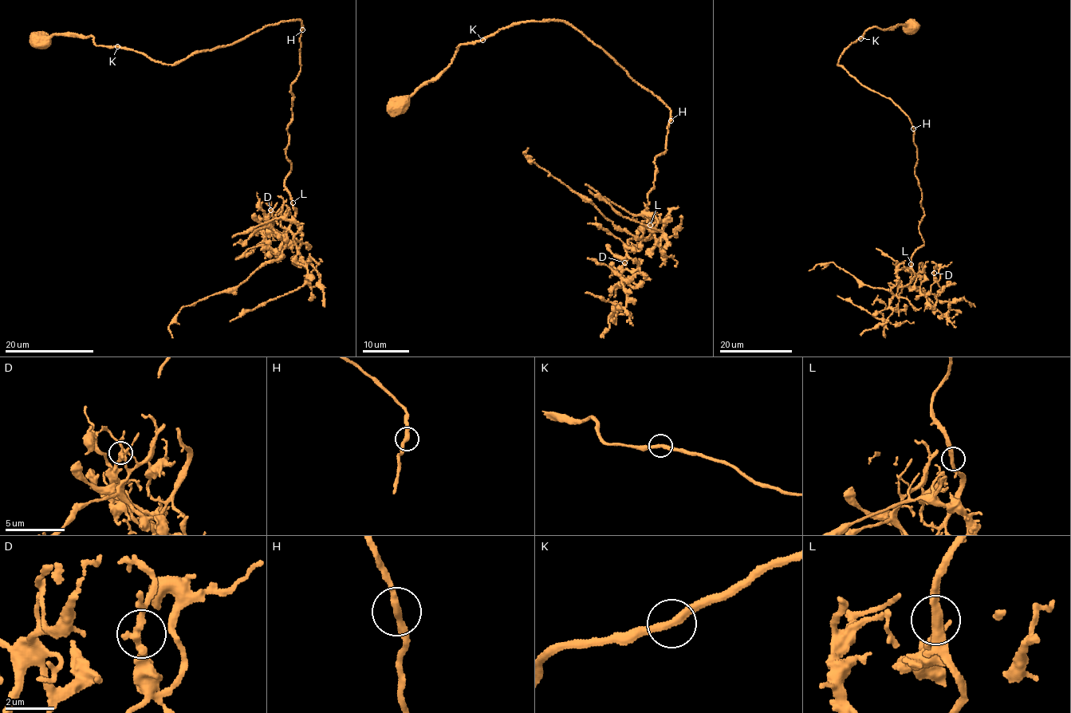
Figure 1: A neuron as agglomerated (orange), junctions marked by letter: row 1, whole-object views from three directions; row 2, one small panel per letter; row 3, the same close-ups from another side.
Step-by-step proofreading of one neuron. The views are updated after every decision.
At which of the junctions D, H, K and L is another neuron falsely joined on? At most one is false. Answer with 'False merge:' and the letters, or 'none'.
False merge: none

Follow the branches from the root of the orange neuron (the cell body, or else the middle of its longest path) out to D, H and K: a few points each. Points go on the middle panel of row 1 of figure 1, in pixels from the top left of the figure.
D: (666, 149), (654, 161), (643, 222), (652, 238), (625, 250), (638, 267), (624, 262)
H: (666, 149), (668, 123), (671, 120)
K: (666, 149), (668, 108), (601, 48), (570, 25), (551, 20), (513, 23), (482, 40)

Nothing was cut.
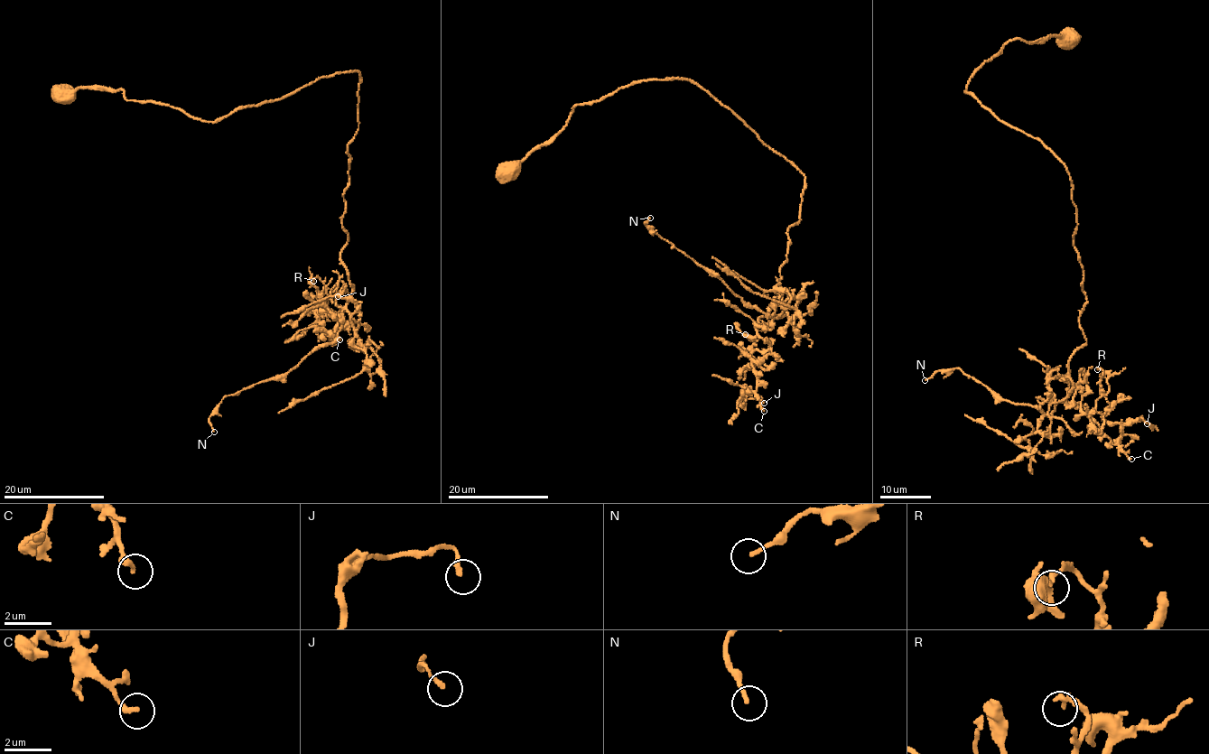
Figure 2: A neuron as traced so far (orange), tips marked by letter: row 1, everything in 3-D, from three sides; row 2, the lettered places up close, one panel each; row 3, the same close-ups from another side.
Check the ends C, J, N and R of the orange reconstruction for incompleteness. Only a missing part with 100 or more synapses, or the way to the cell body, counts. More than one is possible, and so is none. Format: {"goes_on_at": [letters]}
{"goes_on_at": []}

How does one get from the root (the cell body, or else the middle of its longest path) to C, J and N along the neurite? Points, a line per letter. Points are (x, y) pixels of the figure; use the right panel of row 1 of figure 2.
C: (1077, 222), (1086, 345), (1069, 362), (1066, 404), (1079, 389), (1088, 427), (1097, 423), (1131, 459)
J: (1077, 222), (1086, 345), (1069, 362), (1066, 404), (1079, 389), (1088, 427), (1114, 444), (1125, 425), (1147, 423)
N: (1077, 222), (1086, 345), (1069, 362), (1069, 397), (1046, 414), (957, 368), (925, 380)

